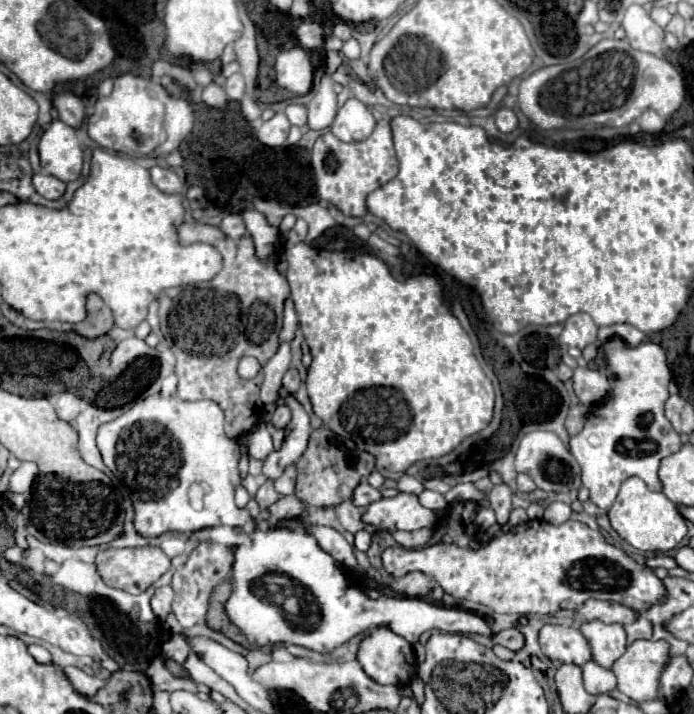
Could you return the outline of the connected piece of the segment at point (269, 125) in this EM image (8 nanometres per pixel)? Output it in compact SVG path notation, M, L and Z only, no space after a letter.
M276 113L272 119L264 121L256 133L258 141L264 143L266 147L280 147L286 143L290 131L290 121L284 113Z

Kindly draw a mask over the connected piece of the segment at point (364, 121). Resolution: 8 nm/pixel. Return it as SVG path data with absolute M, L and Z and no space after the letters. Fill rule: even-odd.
M348 99L340 107L330 131L338 139L342 139L346 143L352 143L352 141L366 139L372 133L374 125L376 125L376 119L372 117L370 109L358 99Z

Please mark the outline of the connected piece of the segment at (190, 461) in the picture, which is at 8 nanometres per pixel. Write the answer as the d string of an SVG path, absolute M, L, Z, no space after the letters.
M146 397L138 401L130 411L118 419L104 423L98 429L98 449L102 453L104 465L120 477L130 489L134 503L134 527L140 535L156 537L164 531L196 533L206 527L230 525L242 527L252 517L248 511L240 511L234 503L234 489L240 485L238 459L240 447L224 431L222 409L208 399L202 401L182 401L178 397Z

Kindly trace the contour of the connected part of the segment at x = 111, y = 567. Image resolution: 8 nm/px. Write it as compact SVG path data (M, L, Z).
M150 545L104 549L104 551L98 551L98 555L96 555L96 567L98 567L98 573L106 585L128 591L132 595L138 595L138 593L146 591L154 581L158 581L170 569L170 559L164 555L162 549L150 547Z

